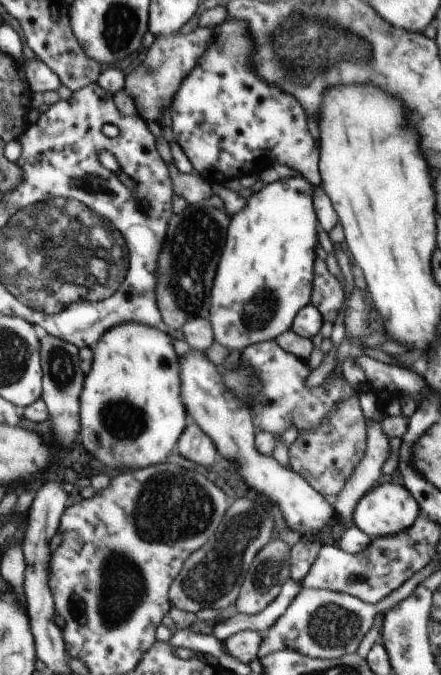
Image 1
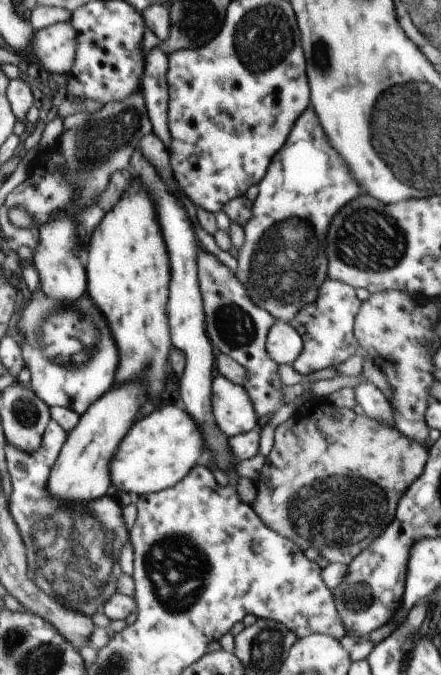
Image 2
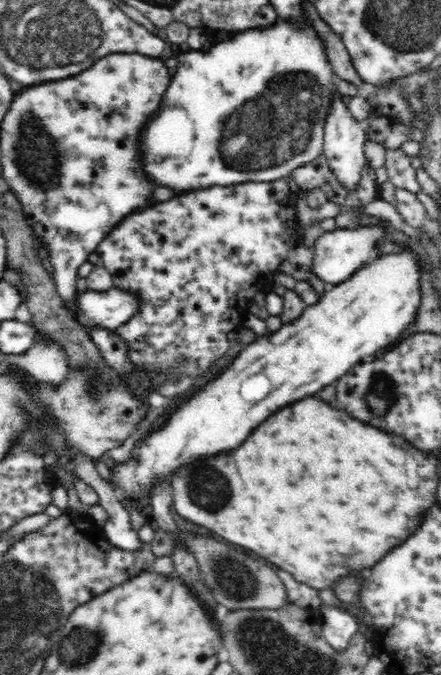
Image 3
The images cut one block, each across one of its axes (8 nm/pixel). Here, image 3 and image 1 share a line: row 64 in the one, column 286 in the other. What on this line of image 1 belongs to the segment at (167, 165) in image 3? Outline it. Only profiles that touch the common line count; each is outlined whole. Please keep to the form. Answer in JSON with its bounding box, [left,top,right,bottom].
[209,175,318,352]

